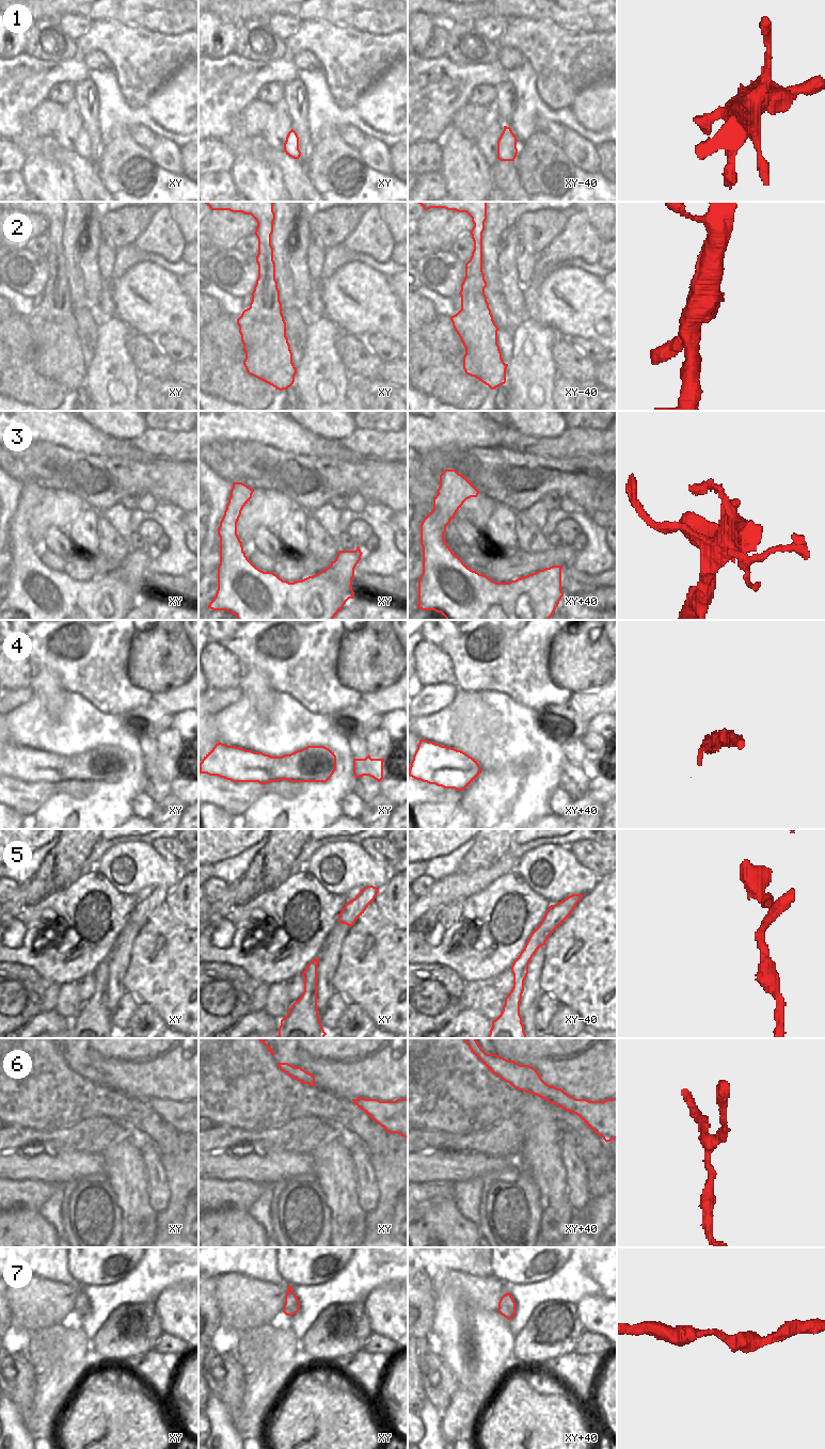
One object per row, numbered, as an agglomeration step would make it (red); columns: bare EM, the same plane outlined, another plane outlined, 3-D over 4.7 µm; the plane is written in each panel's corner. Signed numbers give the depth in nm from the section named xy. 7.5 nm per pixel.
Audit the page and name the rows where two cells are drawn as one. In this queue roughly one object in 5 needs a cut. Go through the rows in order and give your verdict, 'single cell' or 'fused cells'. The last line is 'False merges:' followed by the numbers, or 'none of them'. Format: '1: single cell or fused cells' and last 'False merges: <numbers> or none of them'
1: single cell
2: single cell
3: single cell
4: single cell
5: single cell
6: single cell
7: single cell
False merges: none of them

